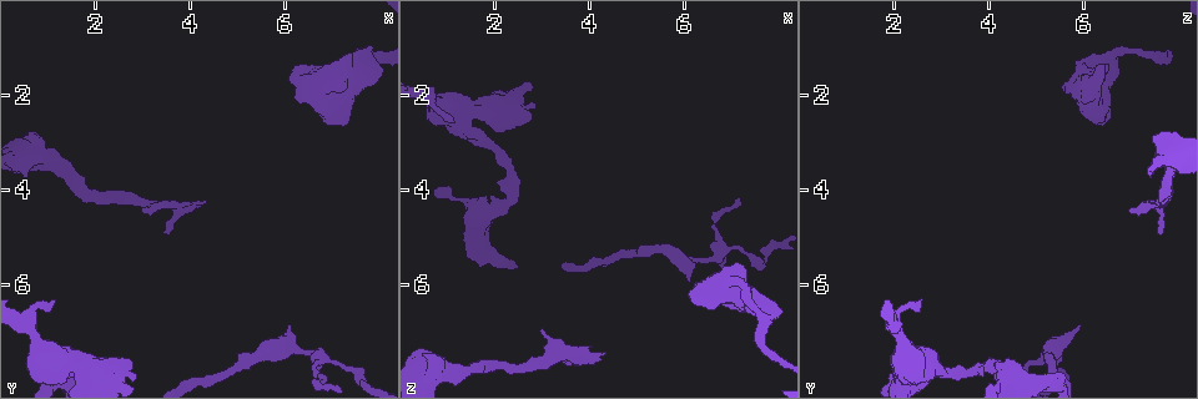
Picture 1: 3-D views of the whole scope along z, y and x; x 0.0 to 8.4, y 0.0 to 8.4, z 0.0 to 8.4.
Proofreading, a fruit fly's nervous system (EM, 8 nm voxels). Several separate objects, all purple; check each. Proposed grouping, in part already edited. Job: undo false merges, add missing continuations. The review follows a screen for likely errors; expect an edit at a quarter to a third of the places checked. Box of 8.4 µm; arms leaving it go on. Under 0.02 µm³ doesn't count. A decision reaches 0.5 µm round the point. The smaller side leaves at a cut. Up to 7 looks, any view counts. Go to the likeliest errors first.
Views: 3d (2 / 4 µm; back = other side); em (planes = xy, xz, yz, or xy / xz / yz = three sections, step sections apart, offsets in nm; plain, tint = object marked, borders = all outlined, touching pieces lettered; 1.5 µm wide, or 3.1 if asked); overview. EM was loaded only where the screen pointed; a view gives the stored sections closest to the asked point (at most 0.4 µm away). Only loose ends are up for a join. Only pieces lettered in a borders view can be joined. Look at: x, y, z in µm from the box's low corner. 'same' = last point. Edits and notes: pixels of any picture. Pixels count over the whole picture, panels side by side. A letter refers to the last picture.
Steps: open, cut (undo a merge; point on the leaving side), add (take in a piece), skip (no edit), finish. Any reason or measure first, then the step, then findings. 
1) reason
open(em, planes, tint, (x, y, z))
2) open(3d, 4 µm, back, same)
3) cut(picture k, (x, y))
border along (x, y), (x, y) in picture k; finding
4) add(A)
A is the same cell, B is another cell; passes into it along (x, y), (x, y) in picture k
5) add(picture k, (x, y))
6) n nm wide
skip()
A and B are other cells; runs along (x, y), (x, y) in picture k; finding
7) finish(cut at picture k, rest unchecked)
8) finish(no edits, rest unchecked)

free end
open(em, planes, tint, (3.05, 4.45, 6.95))

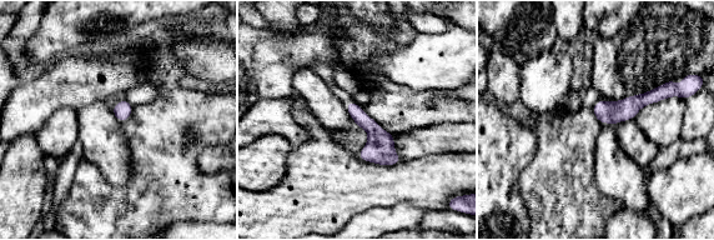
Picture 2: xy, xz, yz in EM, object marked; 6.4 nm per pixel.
open(em, planes, borders, same)

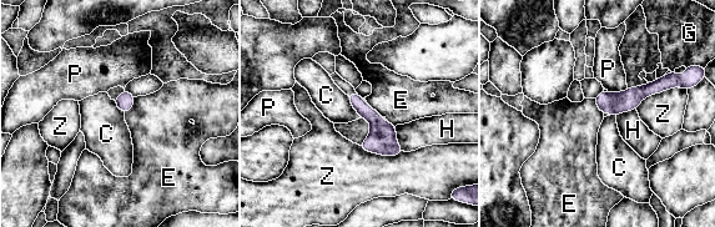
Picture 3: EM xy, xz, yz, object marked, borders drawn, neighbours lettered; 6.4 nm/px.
skip()
C, E, G, H, P and Z are other cells; none of them fits

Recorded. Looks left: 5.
abrupt turn
open(em, planes, tint, (7.55, 1.05, 7.05))

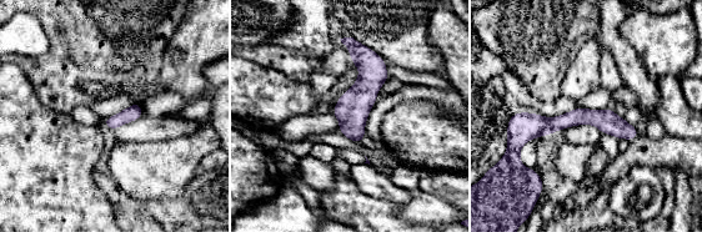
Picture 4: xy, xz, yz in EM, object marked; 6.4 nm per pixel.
what lies round it
open(em, planes, borders, same)

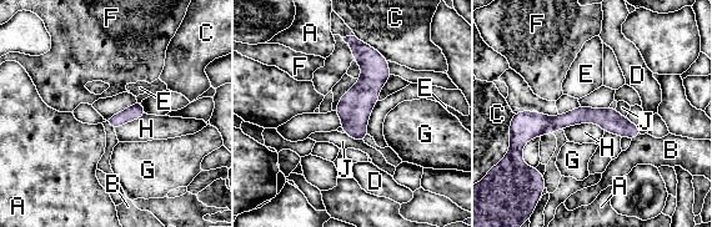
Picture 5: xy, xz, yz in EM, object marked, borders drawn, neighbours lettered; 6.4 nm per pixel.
160 nm wide
skip()
A, B, C, D, E, F, G, H and J are other cells; border along (562, 129), (596, 124), (603, 132) in picture 5; continuous, no second neuron

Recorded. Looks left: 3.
sudden change in width
open(3d, 2 µm, (1.60, 3.80, 7.75))

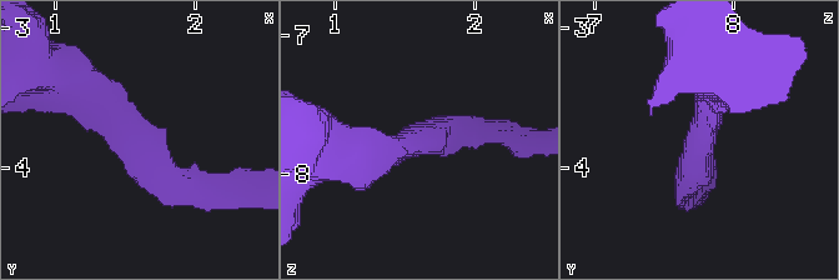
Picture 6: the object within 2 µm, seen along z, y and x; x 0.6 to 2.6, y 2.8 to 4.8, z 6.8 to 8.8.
shape alone is not enough
open(em, xz, step 8, plain, (1.54, 3.80, 7.76))

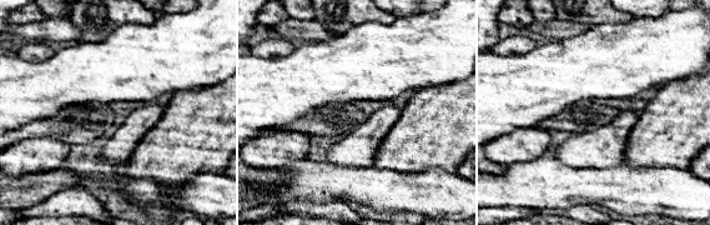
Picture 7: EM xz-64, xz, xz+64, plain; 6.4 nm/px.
open(em, xz, step 8, borders, same)

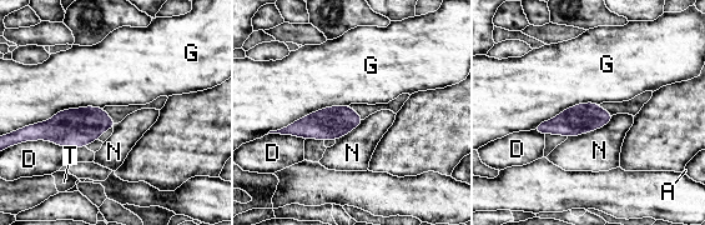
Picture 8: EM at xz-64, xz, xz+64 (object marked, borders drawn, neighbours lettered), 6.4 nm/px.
skip()
A, D, G, N and T are other cells; border along (348, 104), (313, 110), (272, 131) in picture 8; continuous, no second neuron

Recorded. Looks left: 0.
finish(no edits, rest unchecked)

